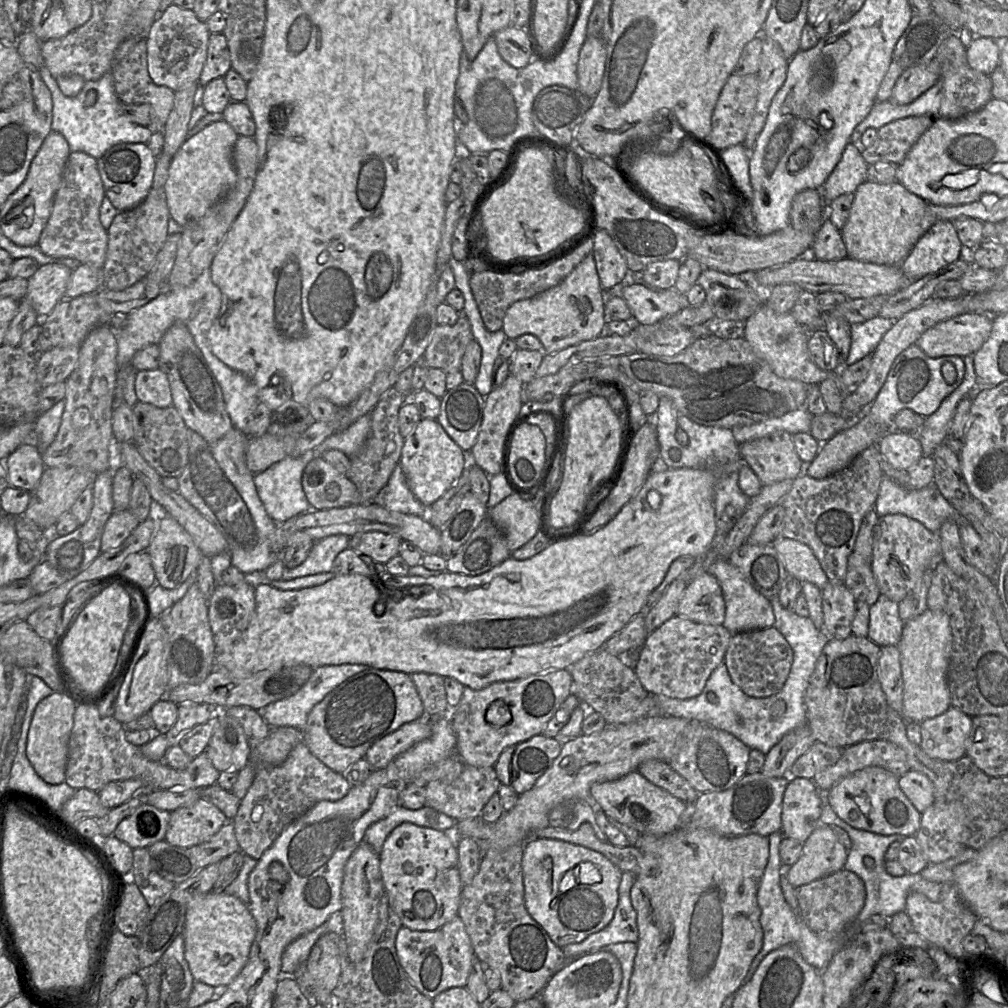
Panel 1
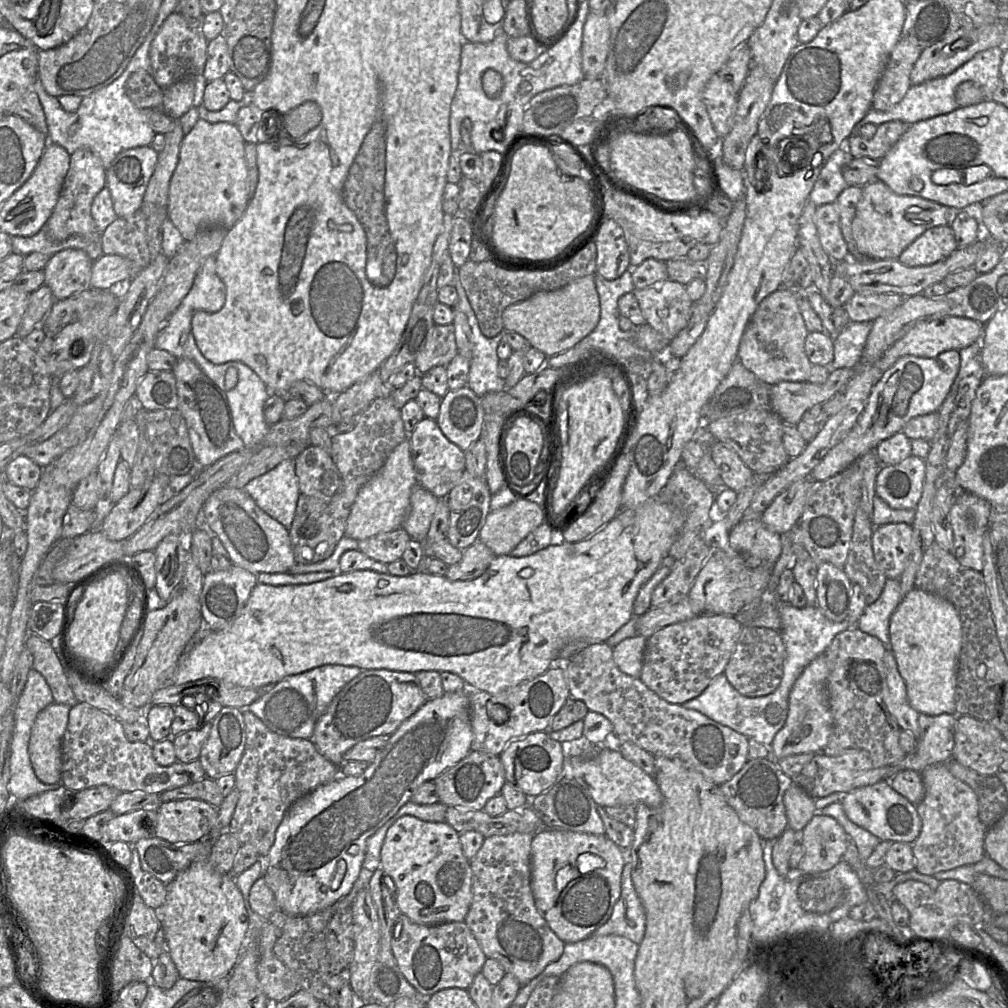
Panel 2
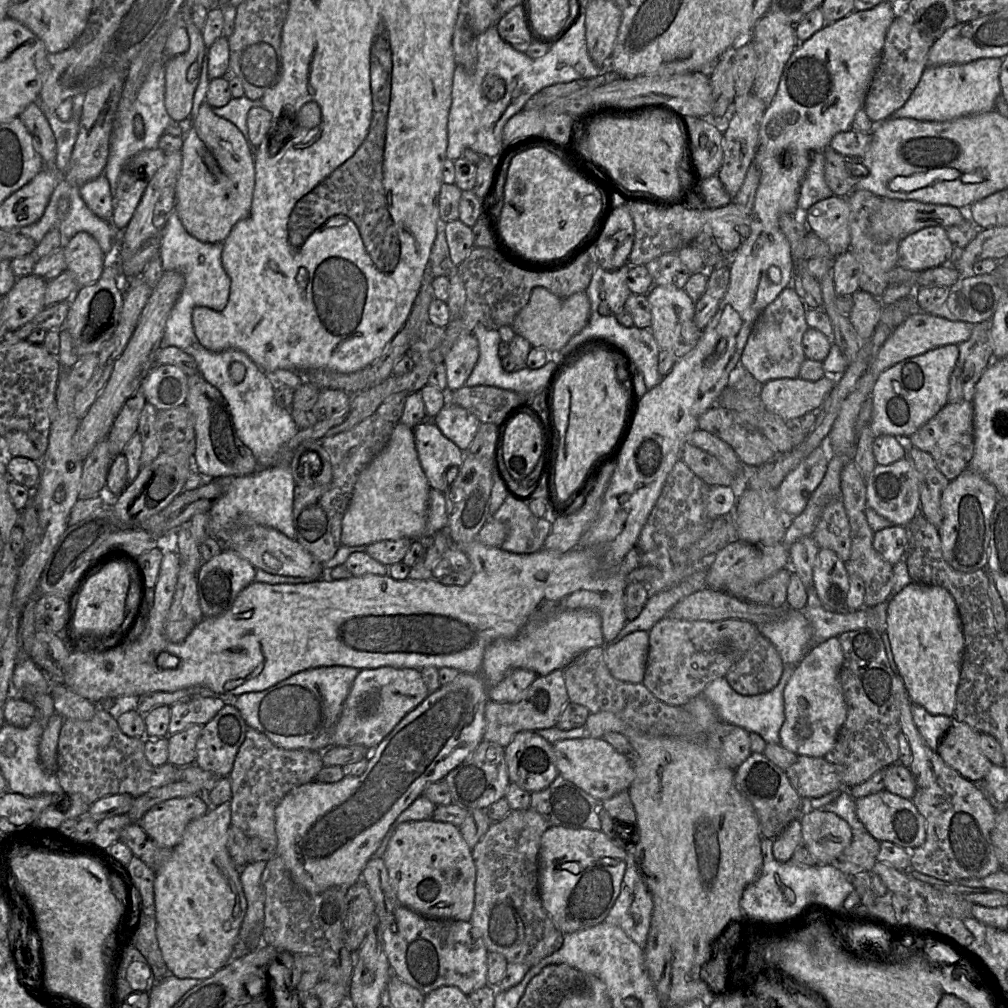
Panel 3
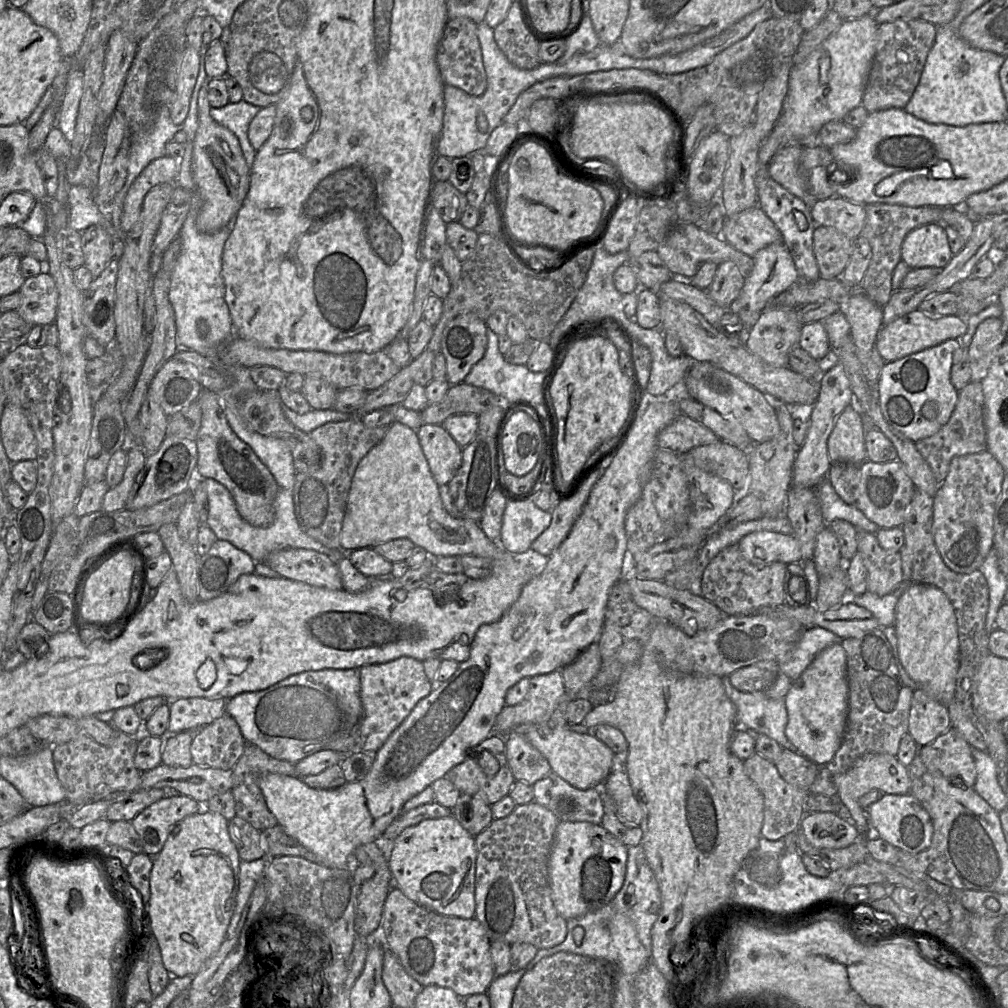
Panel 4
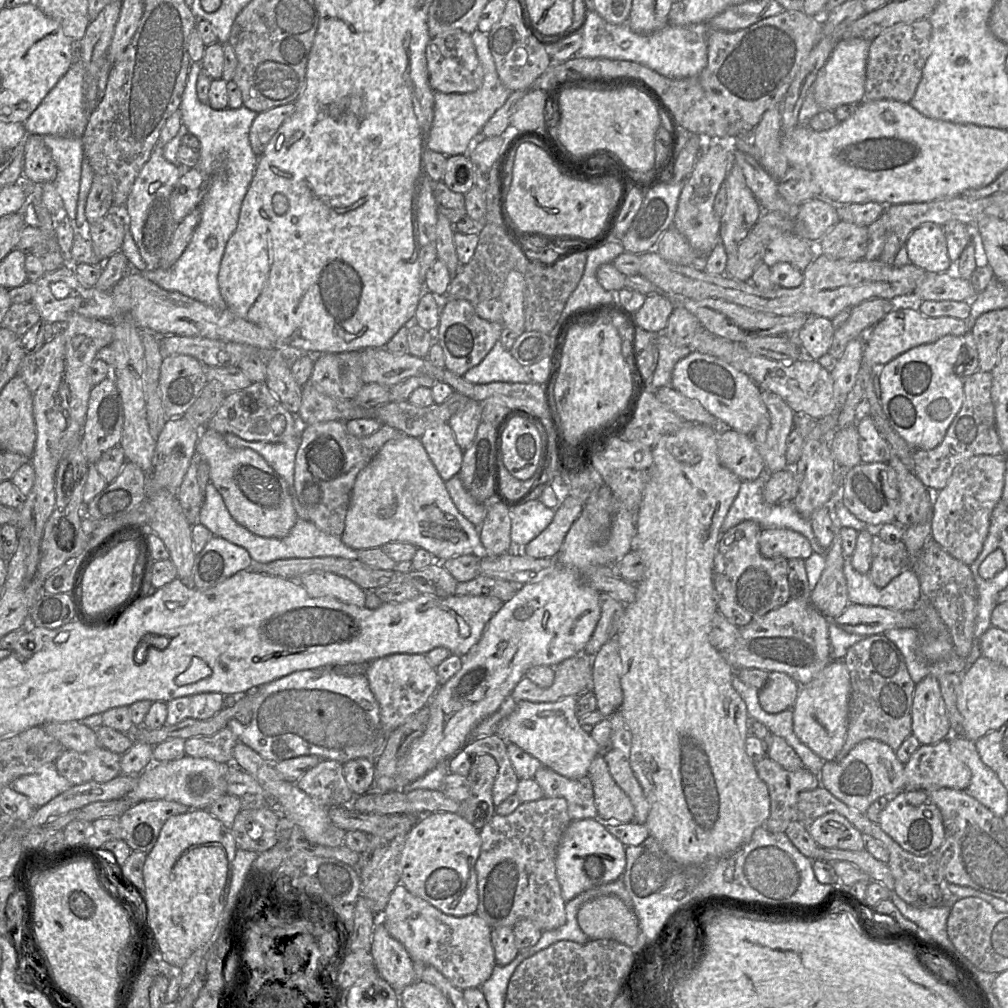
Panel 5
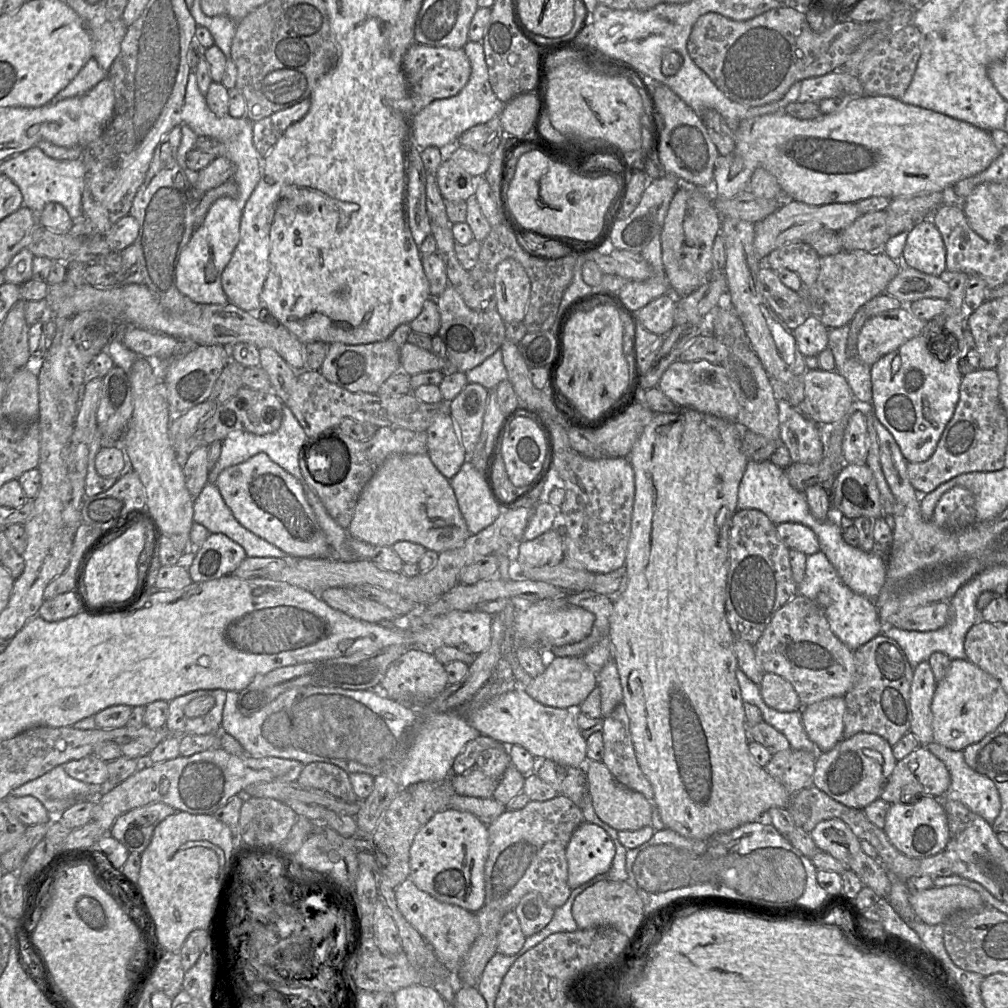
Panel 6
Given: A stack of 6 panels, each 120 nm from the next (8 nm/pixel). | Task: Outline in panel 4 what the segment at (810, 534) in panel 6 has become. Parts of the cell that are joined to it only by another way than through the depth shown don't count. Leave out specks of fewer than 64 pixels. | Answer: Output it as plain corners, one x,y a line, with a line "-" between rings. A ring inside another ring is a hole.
754,531
742,537
737,544
743,557
756,566
773,562
783,562
786,565
801,562
800,545
792,534

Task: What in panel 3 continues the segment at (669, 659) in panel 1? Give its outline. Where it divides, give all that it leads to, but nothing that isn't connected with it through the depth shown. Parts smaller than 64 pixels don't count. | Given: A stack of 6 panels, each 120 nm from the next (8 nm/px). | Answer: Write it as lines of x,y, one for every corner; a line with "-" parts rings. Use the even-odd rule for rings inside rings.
664,617
649,631
646,670
642,683
660,701
669,705
686,705
693,697
717,678
725,677
730,668
749,650
760,635
757,626
742,619
719,621
678,620

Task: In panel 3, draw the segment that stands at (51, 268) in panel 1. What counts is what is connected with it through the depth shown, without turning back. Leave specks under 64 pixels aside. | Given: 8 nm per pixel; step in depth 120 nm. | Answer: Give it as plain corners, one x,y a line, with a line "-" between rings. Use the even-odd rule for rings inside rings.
87,232
77,233
63,249
66,268
73,272
78,288
97,282
112,256
106,256
97,241

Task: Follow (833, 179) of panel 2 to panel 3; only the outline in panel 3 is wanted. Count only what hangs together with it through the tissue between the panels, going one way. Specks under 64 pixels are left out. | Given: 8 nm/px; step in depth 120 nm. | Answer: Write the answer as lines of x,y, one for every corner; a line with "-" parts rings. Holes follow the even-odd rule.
815,152
811,155
810,165
802,182
798,199
798,206
804,210
808,210
816,202
833,195
825,181
824,170
824,152

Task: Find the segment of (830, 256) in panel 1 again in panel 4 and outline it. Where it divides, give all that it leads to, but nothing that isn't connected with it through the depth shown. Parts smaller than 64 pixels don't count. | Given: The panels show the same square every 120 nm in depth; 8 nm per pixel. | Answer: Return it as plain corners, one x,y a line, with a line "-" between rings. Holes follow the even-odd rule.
840,196
818,200
810,210
818,226
833,227
851,240
860,235
866,219
864,205

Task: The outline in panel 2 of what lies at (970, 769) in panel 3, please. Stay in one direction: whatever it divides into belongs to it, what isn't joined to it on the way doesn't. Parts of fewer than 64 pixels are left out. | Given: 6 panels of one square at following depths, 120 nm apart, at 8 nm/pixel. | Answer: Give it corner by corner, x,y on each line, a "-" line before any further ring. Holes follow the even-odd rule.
956,715
952,758
981,775
1000,770
1002,734
991,724
968,715

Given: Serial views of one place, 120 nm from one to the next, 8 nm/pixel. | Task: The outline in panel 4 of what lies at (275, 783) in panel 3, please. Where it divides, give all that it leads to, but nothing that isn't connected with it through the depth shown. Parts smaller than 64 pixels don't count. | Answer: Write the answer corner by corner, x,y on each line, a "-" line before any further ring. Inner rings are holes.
246,742
244,751
236,765
232,769
233,772
233,787
231,792
235,799
236,816
243,818
249,822
254,828
263,831
265,829
277,825
277,819
269,810
266,800
259,787
259,778
268,773
277,773
288,776
296,776
295,764
278,760
252,743

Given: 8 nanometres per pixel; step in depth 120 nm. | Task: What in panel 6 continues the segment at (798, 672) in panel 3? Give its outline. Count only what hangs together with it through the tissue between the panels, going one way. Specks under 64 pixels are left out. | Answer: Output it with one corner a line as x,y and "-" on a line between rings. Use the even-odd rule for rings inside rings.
832,697
801,708
802,723
819,753
830,751
843,739
845,698

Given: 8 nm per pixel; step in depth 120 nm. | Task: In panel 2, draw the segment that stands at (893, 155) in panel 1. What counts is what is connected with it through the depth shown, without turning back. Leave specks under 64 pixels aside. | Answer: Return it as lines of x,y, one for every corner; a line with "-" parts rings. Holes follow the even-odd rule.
890,121
877,126
871,138
851,135
846,148
853,158
870,158
881,160
893,148
911,124
901,121

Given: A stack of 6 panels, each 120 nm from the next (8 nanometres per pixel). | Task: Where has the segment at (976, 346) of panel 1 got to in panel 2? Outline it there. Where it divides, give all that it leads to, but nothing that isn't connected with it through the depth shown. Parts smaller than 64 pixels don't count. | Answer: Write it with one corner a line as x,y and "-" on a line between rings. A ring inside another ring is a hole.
945,316
938,319
919,321
903,337
888,348
874,364
885,372
902,356
913,355
932,358
947,350
956,349
959,351
974,342
980,342
984,326
979,321
957,316

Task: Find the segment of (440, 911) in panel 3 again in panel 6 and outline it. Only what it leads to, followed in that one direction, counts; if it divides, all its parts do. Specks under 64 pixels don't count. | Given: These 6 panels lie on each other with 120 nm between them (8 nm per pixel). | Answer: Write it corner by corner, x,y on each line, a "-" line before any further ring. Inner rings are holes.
448,807
437,812
414,837
409,879
439,902
476,913
485,904
484,867
488,850
487,825
472,813

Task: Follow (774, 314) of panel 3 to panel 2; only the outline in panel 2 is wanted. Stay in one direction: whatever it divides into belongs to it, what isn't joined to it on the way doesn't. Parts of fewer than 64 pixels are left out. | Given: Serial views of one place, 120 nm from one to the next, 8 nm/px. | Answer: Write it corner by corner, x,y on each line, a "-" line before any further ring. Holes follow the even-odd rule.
779,288
765,297
748,322
738,349
738,361
759,379
774,385
781,381
808,381
813,364
805,353
808,329
799,309
799,297

